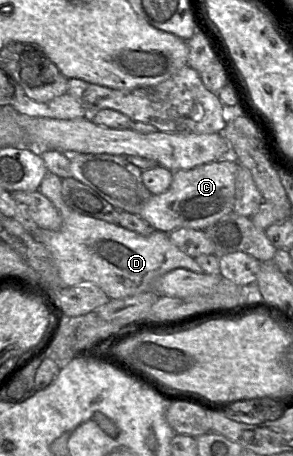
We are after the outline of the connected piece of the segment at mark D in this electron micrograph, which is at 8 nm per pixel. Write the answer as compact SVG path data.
M48 171L38 189L60 213L60 229L52 231L38 228L30 234L51 253L62 287L94 283L110 299L120 299L152 290L156 278L174 269L204 273L195 259L177 248L165 232L155 230L149 236L142 236L118 224L75 212L63 200L61 182L60 177Z

